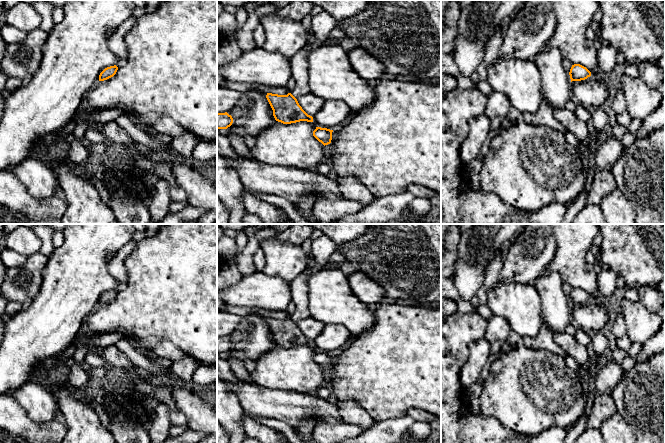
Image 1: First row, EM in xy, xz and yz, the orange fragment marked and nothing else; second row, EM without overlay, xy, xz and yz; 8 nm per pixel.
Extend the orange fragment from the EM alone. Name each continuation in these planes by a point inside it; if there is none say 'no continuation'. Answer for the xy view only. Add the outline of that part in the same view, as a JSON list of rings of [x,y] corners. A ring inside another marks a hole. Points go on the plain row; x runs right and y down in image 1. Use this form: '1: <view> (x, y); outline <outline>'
no continuation

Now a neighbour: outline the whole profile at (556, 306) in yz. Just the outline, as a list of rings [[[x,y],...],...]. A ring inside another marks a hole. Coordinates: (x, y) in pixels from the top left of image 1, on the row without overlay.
[[[558,272],[541,275],[534,283],[542,302],[544,324],[555,332],[565,332],[570,324],[571,303],[562,289],[562,278]]]

